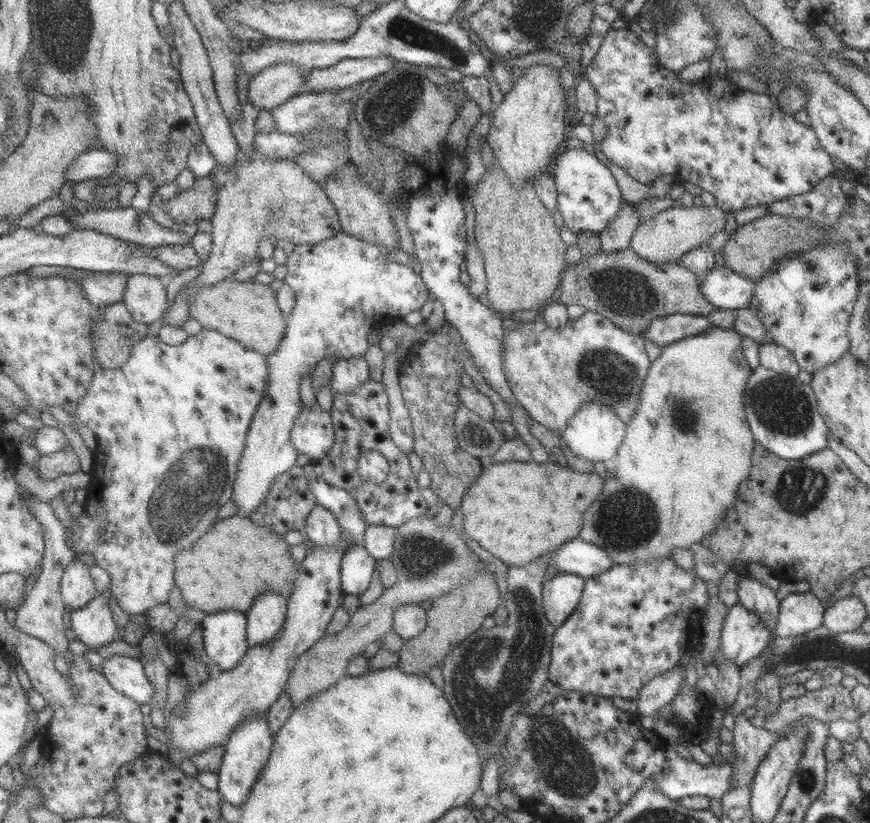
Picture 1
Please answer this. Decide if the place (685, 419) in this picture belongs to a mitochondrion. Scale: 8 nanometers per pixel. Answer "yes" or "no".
yes

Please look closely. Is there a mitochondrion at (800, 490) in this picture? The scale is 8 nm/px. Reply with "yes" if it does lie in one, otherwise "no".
yes

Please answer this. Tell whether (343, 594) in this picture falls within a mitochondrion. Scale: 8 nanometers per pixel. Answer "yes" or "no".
no

